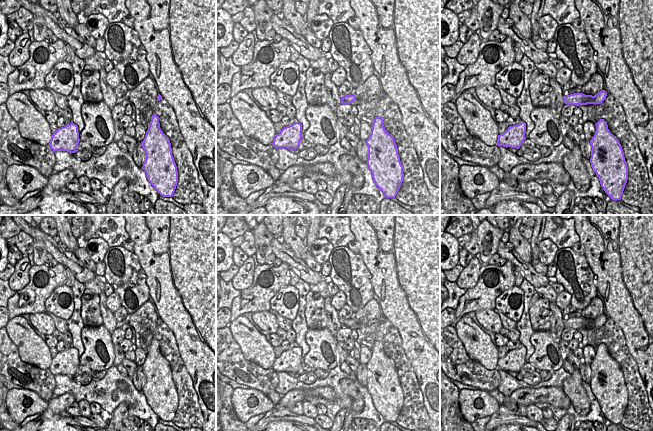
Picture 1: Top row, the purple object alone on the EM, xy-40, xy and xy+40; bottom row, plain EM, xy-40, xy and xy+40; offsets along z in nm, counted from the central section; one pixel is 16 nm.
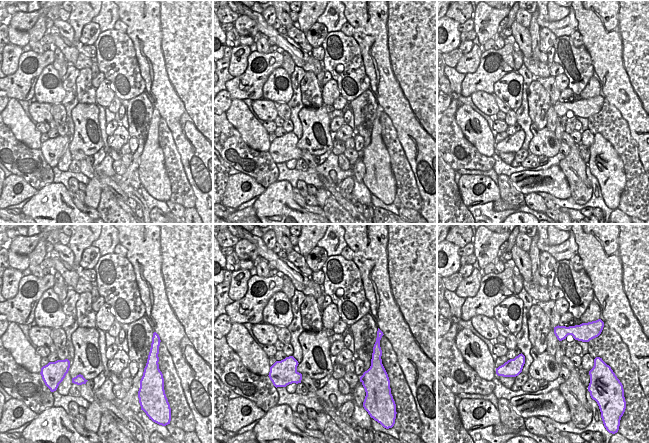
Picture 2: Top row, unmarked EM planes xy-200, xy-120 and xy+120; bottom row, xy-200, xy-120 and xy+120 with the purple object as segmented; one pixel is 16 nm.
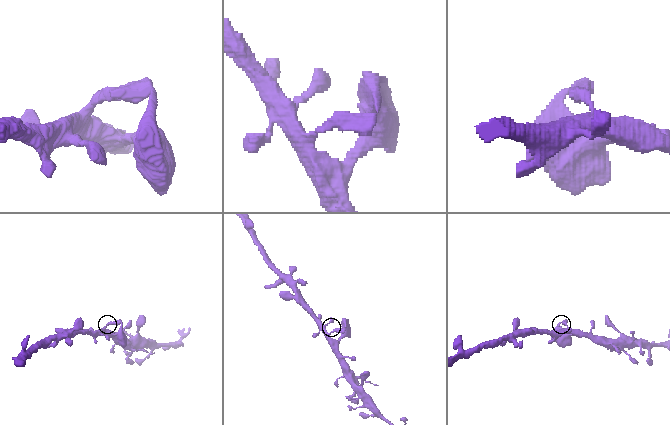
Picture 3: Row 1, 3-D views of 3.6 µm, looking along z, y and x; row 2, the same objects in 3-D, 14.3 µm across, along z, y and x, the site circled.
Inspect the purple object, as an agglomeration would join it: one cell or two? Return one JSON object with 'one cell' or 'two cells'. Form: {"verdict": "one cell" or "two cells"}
{"verdict": "one cell"}

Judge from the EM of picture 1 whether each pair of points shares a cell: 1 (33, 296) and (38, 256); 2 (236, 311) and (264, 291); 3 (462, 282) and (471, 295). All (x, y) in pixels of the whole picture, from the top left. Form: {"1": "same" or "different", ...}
{"1": "different", "2": "same", "3": "different"}

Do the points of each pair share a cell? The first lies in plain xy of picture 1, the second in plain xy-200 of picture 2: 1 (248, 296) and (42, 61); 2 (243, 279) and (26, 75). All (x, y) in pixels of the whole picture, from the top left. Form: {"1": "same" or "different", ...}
{"1": "same", "2": "different"}

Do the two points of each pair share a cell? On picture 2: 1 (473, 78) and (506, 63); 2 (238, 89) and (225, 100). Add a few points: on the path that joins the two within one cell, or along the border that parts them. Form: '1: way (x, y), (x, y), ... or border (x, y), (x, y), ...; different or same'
1: way (481, 78), (498, 68); same
2: border (226, 89), (232, 99); different

